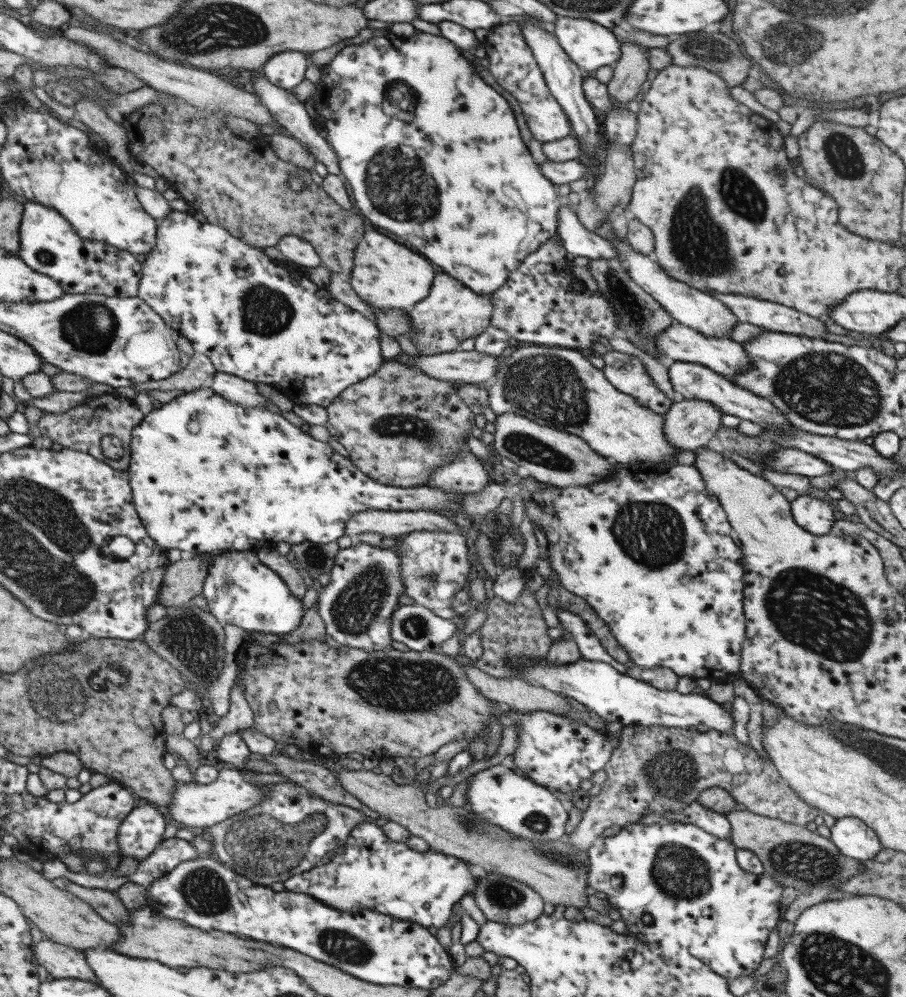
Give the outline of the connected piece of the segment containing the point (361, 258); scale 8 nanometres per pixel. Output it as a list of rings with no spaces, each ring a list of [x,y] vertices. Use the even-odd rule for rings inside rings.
[[[374,229],[363,234],[363,239],[355,248],[353,263],[351,281],[356,294],[366,305],[382,311],[408,311],[413,308],[428,296],[434,277],[438,273],[428,259]]]

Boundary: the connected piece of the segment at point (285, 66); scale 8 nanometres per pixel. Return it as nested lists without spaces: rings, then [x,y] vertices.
[[[285,51],[272,56],[259,71],[272,84],[289,91],[305,79],[307,64],[304,53]]]

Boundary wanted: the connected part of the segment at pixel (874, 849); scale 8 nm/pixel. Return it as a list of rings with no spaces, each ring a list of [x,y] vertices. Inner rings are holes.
[[[855,816],[836,819],[829,838],[848,858],[866,862],[874,858],[883,846],[879,836],[863,820]]]

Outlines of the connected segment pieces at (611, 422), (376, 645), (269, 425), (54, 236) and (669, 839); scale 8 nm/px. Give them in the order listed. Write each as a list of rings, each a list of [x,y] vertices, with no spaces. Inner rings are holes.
[[[543,345],[519,347],[499,364],[491,383],[489,403],[498,416],[505,412],[513,412],[516,415],[526,416],[538,424],[580,436],[596,452],[613,462],[663,464],[668,462],[671,456],[682,452],[665,440],[663,415],[640,406],[633,396],[620,392],[611,382],[608,382],[602,369],[596,368],[590,360],[586,359],[582,350]]]
[[[356,539],[350,548],[339,549],[334,569],[330,573],[330,583],[319,593],[317,601],[318,612],[324,621],[327,634],[330,634],[340,646],[348,646],[348,648],[360,648],[366,652],[392,649],[394,641],[389,624],[392,613],[400,606],[398,597],[406,593],[400,572],[402,572],[400,557],[391,549],[381,550],[378,546],[362,544]]]
[[[209,386],[203,389],[196,389],[183,395],[177,396],[169,403],[163,404],[159,408],[152,409],[145,415],[142,422],[139,422],[131,432],[130,443],[130,464],[127,468],[131,491],[133,492],[133,503],[138,513],[141,524],[146,529],[148,537],[156,541],[156,545],[164,549],[176,549],[184,553],[191,554],[212,554],[222,551],[251,551],[258,550],[268,543],[276,546],[279,542],[286,542],[292,545],[298,545],[304,542],[315,544],[329,544],[337,542],[346,532],[346,524],[354,514],[366,512],[368,510],[388,510],[390,512],[458,512],[462,510],[461,502],[463,496],[468,492],[444,492],[442,488],[434,488],[422,484],[418,487],[402,488],[380,484],[380,481],[366,476],[349,458],[340,455],[334,451],[328,443],[318,441],[308,433],[303,432],[299,427],[292,425],[281,414],[269,411],[267,408],[246,408],[235,402],[226,400],[223,396],[216,394]]]
[[[28,201],[23,202],[21,225],[19,226],[20,257],[32,270],[51,276],[61,284],[65,294],[101,294],[104,296],[136,297],[139,291],[139,282],[142,276],[142,265],[135,255],[126,249],[120,250],[104,245],[97,240],[84,240],[72,228],[72,225],[54,208],[43,204]]]
[[[640,822],[628,823],[621,827],[620,832],[614,836],[597,837],[594,844],[587,849],[589,862],[587,884],[598,892],[604,892],[611,906],[619,910],[622,920],[626,925],[624,934],[632,935],[637,940],[641,940],[641,942],[660,942],[662,936],[676,936],[676,938],[680,938],[680,942],[684,940],[684,948],[688,948],[688,952],[694,958],[704,961],[704,964],[707,964],[716,974],[731,981],[739,978],[739,976],[753,974],[760,966],[760,962],[762,962],[765,954],[768,937],[777,928],[777,924],[779,924],[779,920],[784,915],[785,909],[781,905],[785,886],[769,874],[755,875],[740,868],[740,865],[737,863],[736,849],[737,847],[730,839],[718,838],[695,824],[666,822],[665,824],[656,823],[644,826]]]

